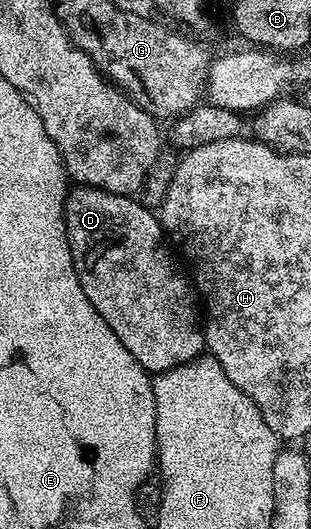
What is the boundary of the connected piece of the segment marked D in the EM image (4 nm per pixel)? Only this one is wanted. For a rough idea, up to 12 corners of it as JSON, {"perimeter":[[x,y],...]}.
{"perimeter":[[73,186],[83,294],[150,374],[206,351],[158,213]]}

